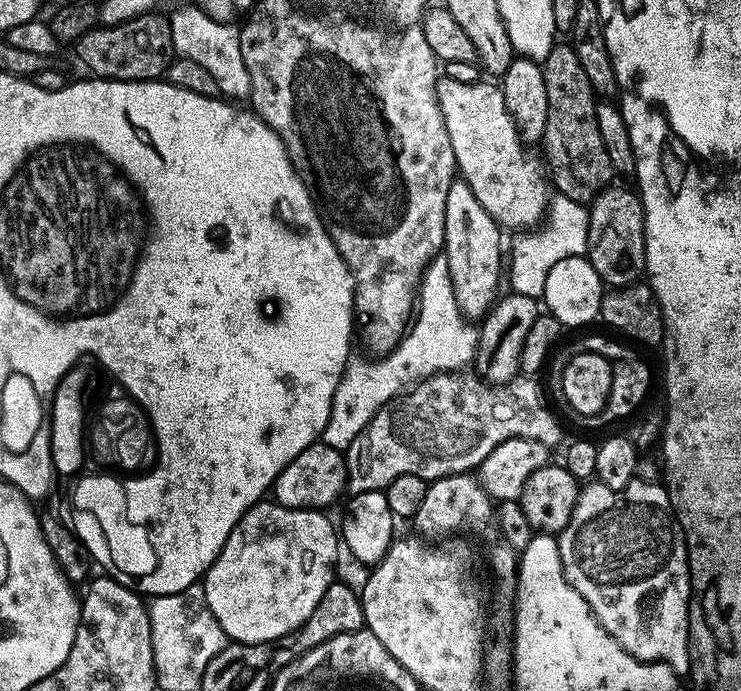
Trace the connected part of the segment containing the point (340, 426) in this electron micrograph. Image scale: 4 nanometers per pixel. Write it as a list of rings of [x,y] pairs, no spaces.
[[[437,258],[424,271],[418,289],[418,311],[408,331],[400,339],[399,346],[387,356],[373,359],[373,364],[356,358],[346,362],[338,390],[334,390],[330,418],[324,427],[323,443],[341,450],[353,447],[381,406],[397,399],[409,386],[427,377],[471,365],[476,359],[477,347],[477,325],[465,320],[458,310],[446,262],[443,258]]]

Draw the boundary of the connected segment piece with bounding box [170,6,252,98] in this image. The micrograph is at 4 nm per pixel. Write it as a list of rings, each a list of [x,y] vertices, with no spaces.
[[[197,6],[176,8],[170,12],[170,38],[172,51],[179,59],[198,62],[198,66],[203,66],[213,76],[214,82],[218,82],[221,97],[251,97],[250,74],[246,70],[246,62],[242,62],[240,28],[235,23],[214,21]]]

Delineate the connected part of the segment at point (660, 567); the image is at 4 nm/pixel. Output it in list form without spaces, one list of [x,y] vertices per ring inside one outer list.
[[[588,482],[576,493],[576,505],[569,514],[568,521],[558,533],[560,571],[568,585],[580,595],[588,604],[589,611],[595,616],[597,623],[601,625],[616,640],[622,650],[626,650],[634,658],[645,662],[659,662],[669,664],[677,674],[684,674],[690,668],[690,641],[688,639],[688,601],[692,598],[692,581],[688,579],[688,546],[684,543],[684,537],[676,523],[676,517],[672,511],[672,503],[668,501],[668,490],[663,483],[628,484],[619,492],[610,490],[610,486],[599,482]]]

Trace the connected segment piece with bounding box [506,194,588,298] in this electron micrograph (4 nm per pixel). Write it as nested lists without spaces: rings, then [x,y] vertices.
[[[553,195],[547,201],[543,220],[541,228],[513,235],[516,237],[512,240],[512,257],[506,260],[506,280],[512,283],[511,291],[533,298],[543,297],[547,272],[559,259],[583,256],[588,251],[588,208],[581,201]]]

